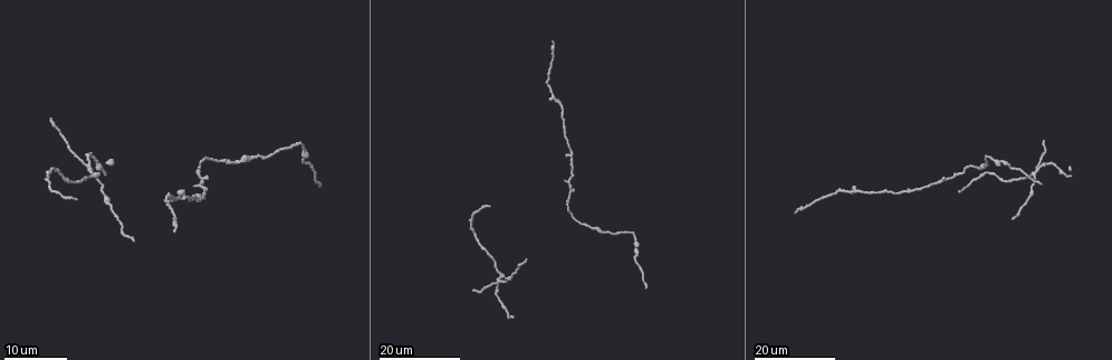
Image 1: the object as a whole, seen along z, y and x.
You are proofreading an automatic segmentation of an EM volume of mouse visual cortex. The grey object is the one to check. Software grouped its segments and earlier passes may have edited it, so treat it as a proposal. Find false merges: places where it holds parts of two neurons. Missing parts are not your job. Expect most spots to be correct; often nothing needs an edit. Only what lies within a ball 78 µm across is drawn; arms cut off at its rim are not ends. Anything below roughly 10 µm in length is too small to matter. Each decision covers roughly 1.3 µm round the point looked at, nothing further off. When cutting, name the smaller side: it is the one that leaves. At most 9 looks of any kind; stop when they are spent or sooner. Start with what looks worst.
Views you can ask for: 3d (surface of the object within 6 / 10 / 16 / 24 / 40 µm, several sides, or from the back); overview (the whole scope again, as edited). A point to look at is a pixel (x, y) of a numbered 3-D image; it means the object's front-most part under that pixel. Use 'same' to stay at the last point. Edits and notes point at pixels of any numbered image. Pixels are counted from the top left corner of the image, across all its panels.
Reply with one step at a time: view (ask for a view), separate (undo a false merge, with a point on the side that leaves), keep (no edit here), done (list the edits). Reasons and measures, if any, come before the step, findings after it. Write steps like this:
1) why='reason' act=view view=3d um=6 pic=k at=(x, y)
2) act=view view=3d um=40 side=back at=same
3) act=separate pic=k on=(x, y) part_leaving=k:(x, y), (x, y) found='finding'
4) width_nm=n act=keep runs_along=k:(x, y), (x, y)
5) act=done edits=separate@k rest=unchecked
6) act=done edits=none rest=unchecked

why='a fork' act=view view=3d um=24 pic=1 at=(90, 170)

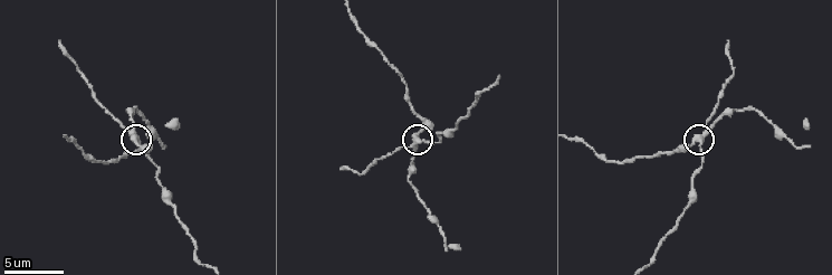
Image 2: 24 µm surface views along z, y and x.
act=view view=3d um=10 pic=2 at=(696, 141)

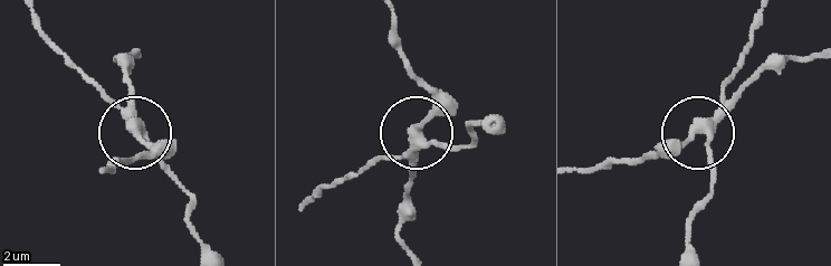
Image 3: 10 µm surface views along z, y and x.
side_arm_um=13 act=separate pic=3 on=(101, 96) part_leaving=3:(419, 149), (467, 145), (474, 126), (484, 126) found='two neurons meet here'

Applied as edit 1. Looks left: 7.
act=view view=overview

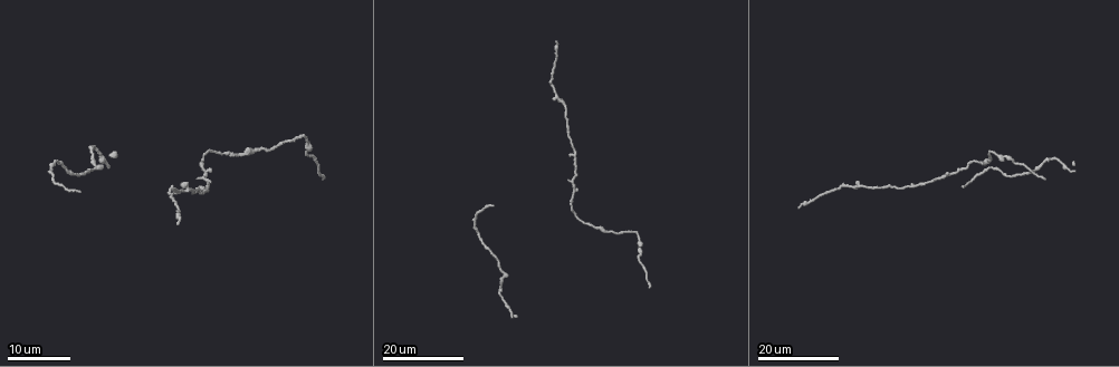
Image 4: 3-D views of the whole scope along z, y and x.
why='thick turns thin' act=view view=3d um=24 pic=4 at=(1005, 154)

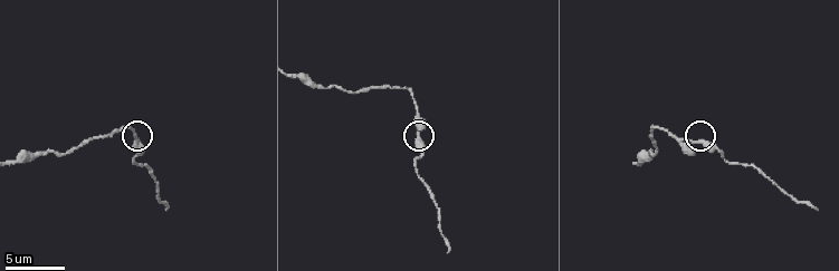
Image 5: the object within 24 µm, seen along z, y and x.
act=view view=3d um=6 pic=5 at=(698, 141)

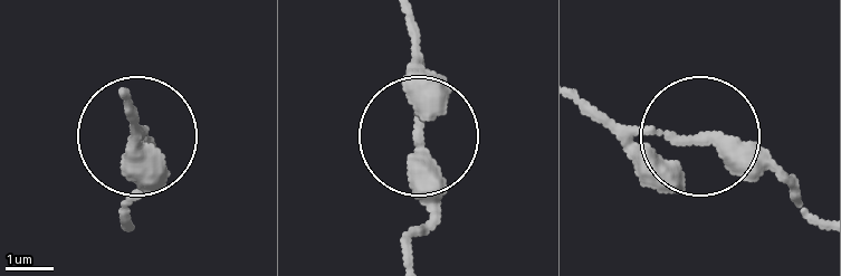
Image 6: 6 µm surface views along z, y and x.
act=keep runs_along=6:(584, 101), (632, 129), (753, 144), (796, 184) found='continuous, no second neuron'

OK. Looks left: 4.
why='two arms in line, one across' act=view view=3d um=24 pic=4 at=(560, 101)

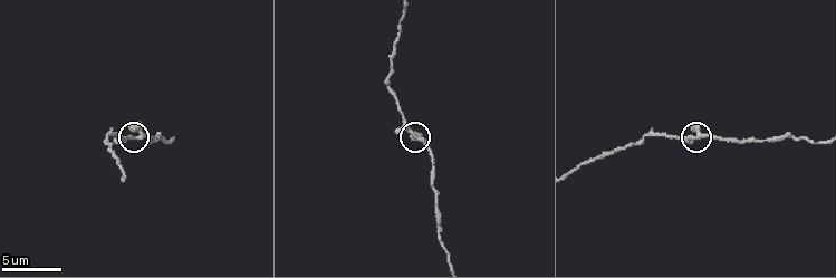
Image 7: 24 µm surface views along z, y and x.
why='closer look' act=view view=3d um=10 pic=7 at=(418, 137)

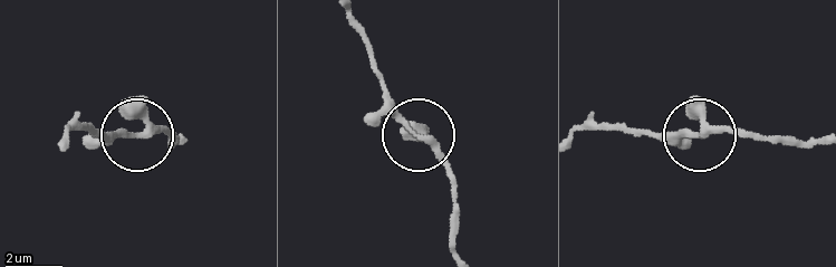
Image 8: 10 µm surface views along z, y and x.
act=keep runs_along=8:(817, 142), (640, 135) found='continuous, no second neuron'

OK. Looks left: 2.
why='sudden change in width' act=view view=3d um=6 pic=5 at=(313, 86)

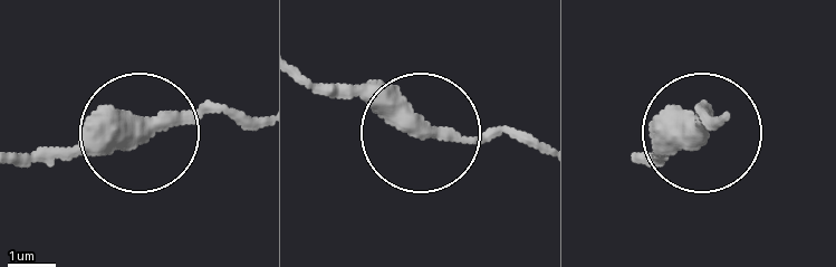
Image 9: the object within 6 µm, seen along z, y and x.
width_nm=410 act=keep runs_along=9:(18, 156), (89, 156), (222, 108), (253, 116) found='continuous, no second neuron'

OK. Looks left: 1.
act=done edits=separate@3 rest=unchecked

